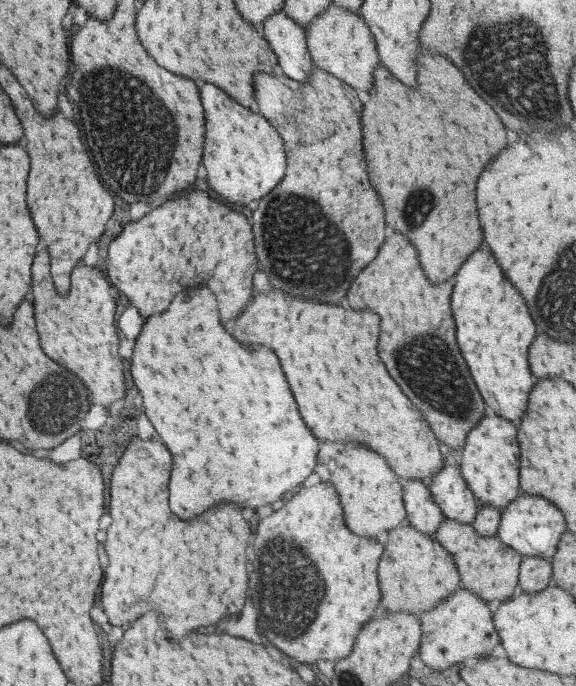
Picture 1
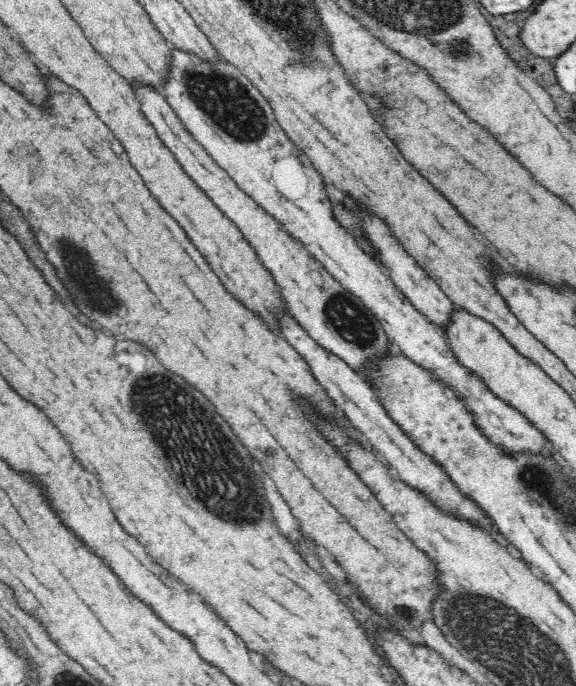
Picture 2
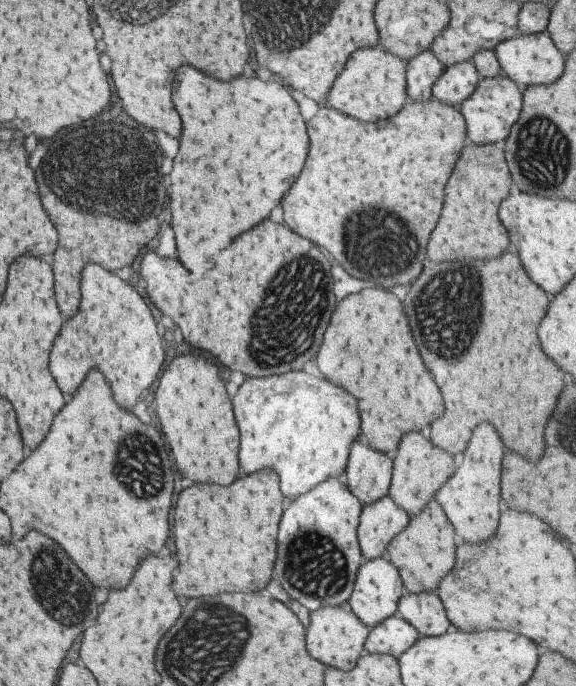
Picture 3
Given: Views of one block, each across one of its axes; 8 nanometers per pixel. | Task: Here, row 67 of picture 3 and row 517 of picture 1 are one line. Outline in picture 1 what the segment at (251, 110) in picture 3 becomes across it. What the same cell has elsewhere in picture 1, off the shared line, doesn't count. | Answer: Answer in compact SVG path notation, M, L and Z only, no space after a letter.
M195 286L193 290L187 290L185 294L177 294L171 300L171 304L167 306L167 310L163 310L161 314L149 316L143 322L141 332L135 338L129 370L131 370L131 378L133 378L135 388L139 390L141 398L143 398L143 412L145 412L145 416L149 418L151 426L155 428L155 432L159 434L161 442L167 446L167 450L169 450L169 454L173 458L173 468L171 468L171 478L169 478L169 486L167 488L169 488L169 508L179 518L191 518L191 516L207 510L211 504L215 504L219 500L235 500L237 504L249 504L249 506L269 504L275 498L279 498L283 492L293 490L313 470L319 442L317 442L317 438L313 438L309 428L303 424L275 354L267 346L259 346L259 344L255 344L255 346L241 346L231 334L227 334L223 330L223 326L219 324L215 296L209 294L209 290L205 290L205 286Z

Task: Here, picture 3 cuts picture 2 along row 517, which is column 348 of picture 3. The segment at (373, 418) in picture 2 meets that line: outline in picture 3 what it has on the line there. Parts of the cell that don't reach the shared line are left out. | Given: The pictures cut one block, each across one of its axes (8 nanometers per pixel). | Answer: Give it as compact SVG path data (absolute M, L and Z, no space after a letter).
M353 442L349 446L349 456L343 473L345 488L363 506L369 506L388 496L387 486L389 476L392 475L391 460L371 446L363 442Z

